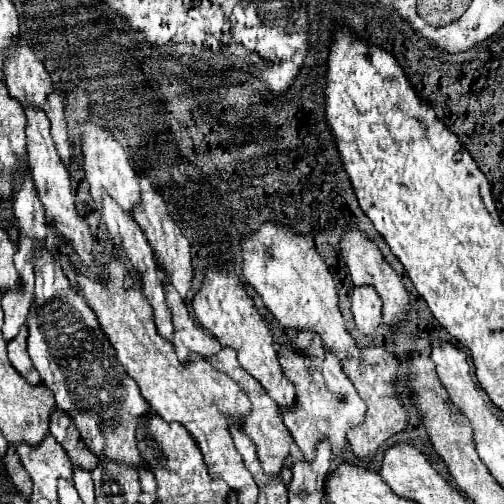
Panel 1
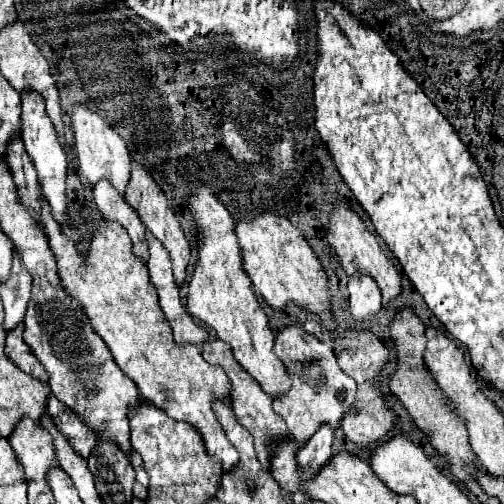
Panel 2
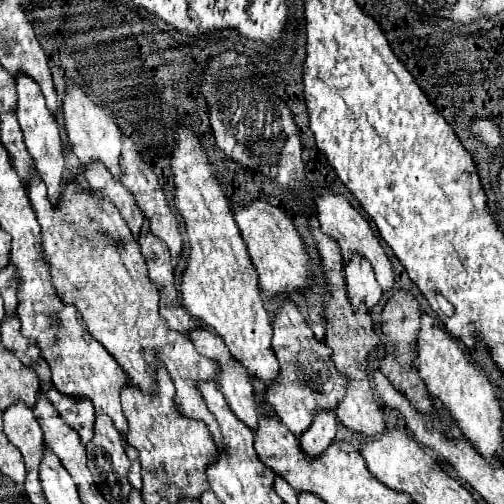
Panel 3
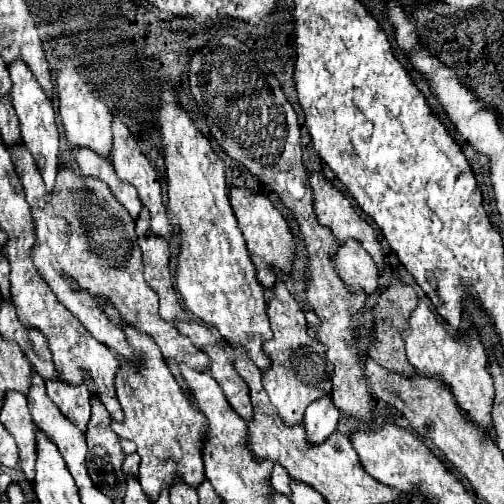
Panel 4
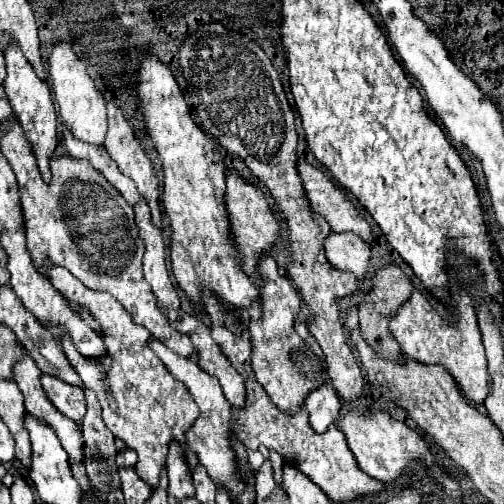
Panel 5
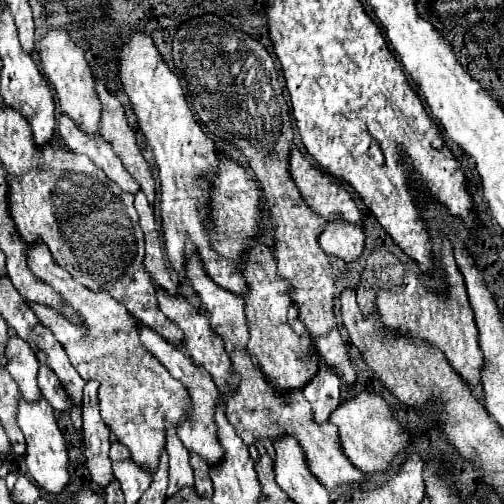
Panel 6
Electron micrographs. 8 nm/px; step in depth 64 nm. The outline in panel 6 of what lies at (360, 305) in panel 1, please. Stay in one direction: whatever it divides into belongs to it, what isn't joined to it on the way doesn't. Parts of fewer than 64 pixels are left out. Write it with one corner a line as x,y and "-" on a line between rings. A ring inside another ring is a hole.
328,222
320,234
320,246
342,262
356,262
364,254
364,232
352,224

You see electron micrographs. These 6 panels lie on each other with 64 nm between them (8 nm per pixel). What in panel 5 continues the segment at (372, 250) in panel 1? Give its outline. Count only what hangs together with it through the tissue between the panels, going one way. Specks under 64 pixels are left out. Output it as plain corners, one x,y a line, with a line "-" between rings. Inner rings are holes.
298,160
298,172
312,210
330,224
332,232
354,232
366,244
374,242
370,224
358,214
350,198
340,192
340,188
332,184
332,180
322,170
314,168
306,160

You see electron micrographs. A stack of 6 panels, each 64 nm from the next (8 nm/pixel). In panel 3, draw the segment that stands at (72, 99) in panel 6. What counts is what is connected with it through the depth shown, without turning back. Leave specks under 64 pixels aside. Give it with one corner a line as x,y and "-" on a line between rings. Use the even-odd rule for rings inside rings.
68,84
66,96
64,96
64,120
66,120
66,134
70,140
72,152
78,156
82,166
90,166
94,162
104,164
116,180
122,178
120,170
120,154
122,154
122,132
116,126
116,122
108,116
108,112
100,106
96,106
78,86

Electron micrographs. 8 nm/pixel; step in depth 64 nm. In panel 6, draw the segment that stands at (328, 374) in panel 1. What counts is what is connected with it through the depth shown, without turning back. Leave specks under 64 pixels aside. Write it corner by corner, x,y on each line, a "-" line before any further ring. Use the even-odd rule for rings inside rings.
256,240
248,250
246,264
240,268
240,272
242,276
246,276
248,282
248,296
244,300
246,300
246,318
250,324
248,354
252,356
252,364
262,372
264,380
268,380
268,384
280,396
304,388
316,376
320,368
320,356
318,350
310,344
310,340
304,340
302,336
294,334
294,330
286,320
288,308
290,304
294,304
290,298
292,284
282,276
278,276
272,250

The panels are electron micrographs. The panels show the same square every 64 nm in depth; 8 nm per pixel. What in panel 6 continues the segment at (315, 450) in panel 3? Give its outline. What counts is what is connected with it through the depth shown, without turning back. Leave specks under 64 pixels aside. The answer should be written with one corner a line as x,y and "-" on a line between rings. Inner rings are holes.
320,364
316,380
304,388
304,398
312,406
314,420
318,424
328,422
330,414
340,406
340,378
326,364

